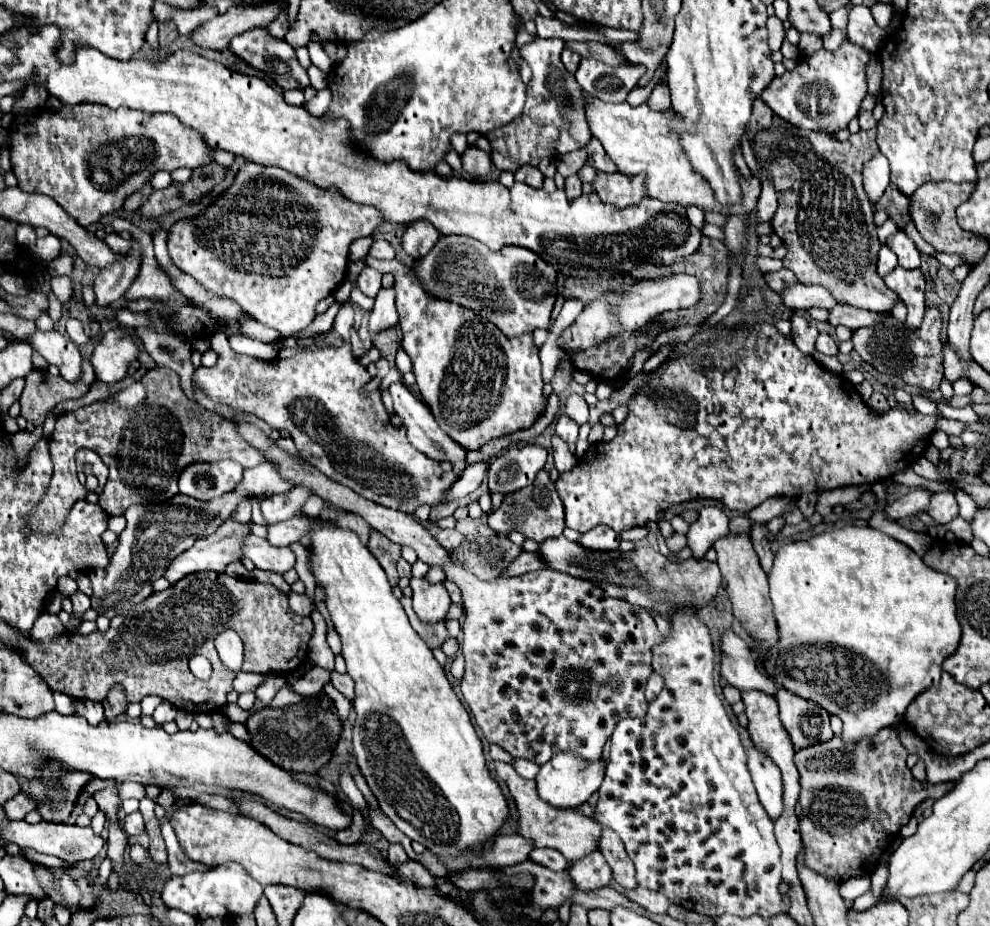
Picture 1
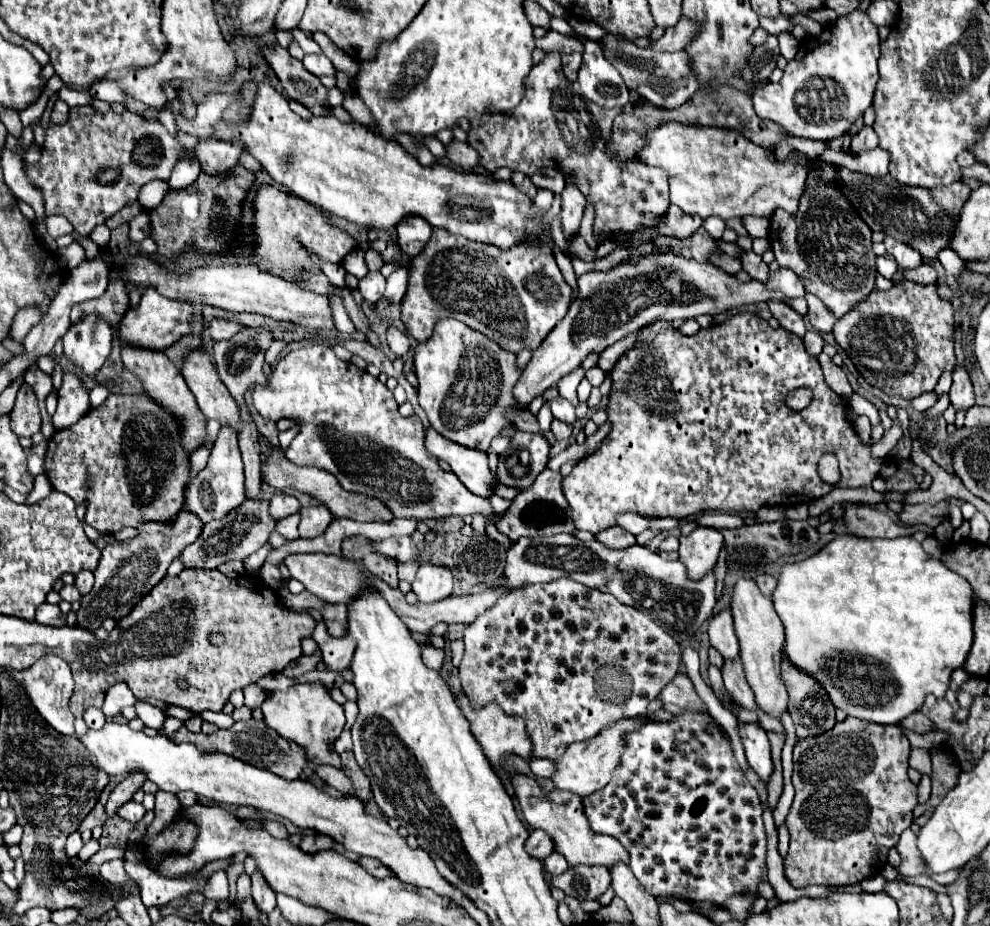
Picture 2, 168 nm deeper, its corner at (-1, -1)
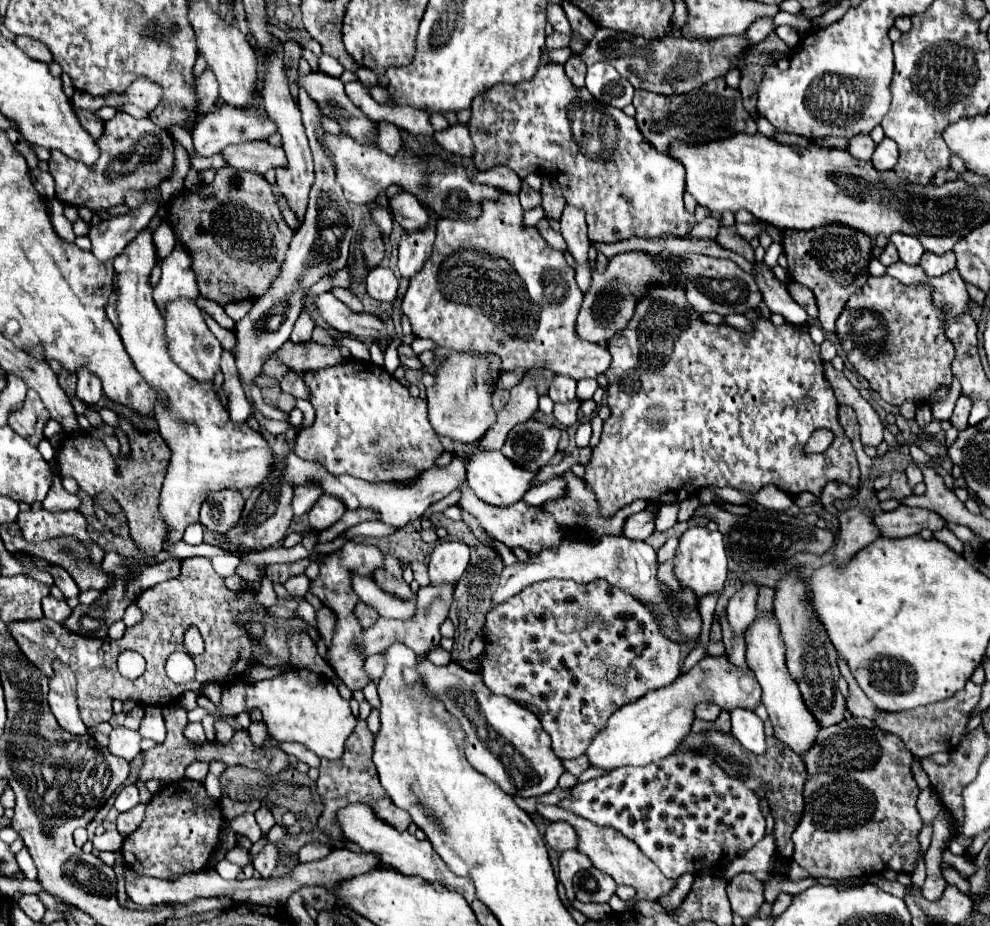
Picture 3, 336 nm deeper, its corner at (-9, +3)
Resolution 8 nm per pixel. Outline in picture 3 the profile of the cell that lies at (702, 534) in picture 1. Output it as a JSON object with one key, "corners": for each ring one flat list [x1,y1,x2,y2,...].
{"corners":[[700,526,688,528,680,538,674,564,676,564,676,578,680,580,680,584,692,588,700,598,704,594,722,590,726,582,726,548,724,548,722,534,718,530,710,532]]}

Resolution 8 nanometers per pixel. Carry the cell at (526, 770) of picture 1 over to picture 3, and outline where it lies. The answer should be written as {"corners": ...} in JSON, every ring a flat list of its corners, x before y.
{"corners":[[580,756,580,758,574,758,574,760,562,760,562,766,564,766,564,770,568,770,570,774,580,776,580,774,588,768,588,760,586,760,586,756]]}

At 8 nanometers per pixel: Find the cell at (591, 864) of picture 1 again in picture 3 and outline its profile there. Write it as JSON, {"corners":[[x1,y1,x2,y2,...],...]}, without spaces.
{"corners":[[588,868,574,876,574,892,580,902,608,902,616,890,612,876,598,872,598,868]]}

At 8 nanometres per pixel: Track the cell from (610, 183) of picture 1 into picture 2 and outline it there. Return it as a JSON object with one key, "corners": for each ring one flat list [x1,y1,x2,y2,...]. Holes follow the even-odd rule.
{"corners":[[550,52,526,76,524,96,510,114,504,114,502,120,498,120,498,114,470,120,468,144,480,154,480,166,486,168,488,172,498,170,500,166,506,166,512,172,524,172,526,176,532,176,540,168,554,168,562,172,564,180,580,188,586,200,594,206,594,236,610,238,614,232,634,232,654,224,658,226,670,206,668,172,662,172,660,168,650,168,642,164,640,158,618,162,604,152,606,142,610,140,610,134,612,134,612,122,620,112,622,110,604,110,588,102,580,94,578,82,568,82,566,76,562,74,560,56],[594,148,596,148,596,160,590,160,590,154]]}

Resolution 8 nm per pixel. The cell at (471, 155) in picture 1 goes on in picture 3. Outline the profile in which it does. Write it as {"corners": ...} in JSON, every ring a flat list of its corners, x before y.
{"corners":[[454,124,448,130,436,132,434,140,446,152,452,152,452,154,458,154,458,156,468,156,468,158,474,154,474,144,472,144,472,138,470,138,468,128,464,124]]}

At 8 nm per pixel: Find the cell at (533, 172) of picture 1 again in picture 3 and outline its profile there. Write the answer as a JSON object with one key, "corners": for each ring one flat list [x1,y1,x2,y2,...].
{"corners":[[522,182,522,190,520,190,520,204,522,204,522,208,530,210,530,208,536,208,540,202,542,202,540,192,532,190,528,184]]}

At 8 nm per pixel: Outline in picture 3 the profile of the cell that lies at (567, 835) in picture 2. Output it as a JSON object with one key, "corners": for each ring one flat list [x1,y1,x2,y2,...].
{"corners":[[538,804,536,812,538,812,540,816,544,816,546,820,552,820,552,822,562,820,562,822,572,824,572,828,574,828,576,834,578,834,578,848,576,848,576,850,582,852,582,854,586,854,598,870,610,874,610,876,616,880,616,884,634,886,636,892,638,892,638,898,658,900,662,894,666,894,668,890,672,890,672,888,676,886,676,880,668,880,666,876,662,876,662,872,660,872,646,856,642,856,640,848,638,848,632,840,628,840,622,832,618,832,618,830,614,830,614,828,608,828,608,826,592,824,590,820,580,818,580,816,576,816,574,812,562,808,562,806]]}

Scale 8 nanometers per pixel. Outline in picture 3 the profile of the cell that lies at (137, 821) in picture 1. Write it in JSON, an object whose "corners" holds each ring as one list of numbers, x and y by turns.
{"corners":[[128,784,120,790,120,794,116,796,116,810,118,812,126,812,130,808,134,808,136,804,140,804,140,794,138,794,138,786,136,784]]}

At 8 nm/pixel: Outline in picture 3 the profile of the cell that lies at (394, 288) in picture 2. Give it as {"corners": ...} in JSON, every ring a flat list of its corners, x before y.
{"corners":[[430,210,430,226,424,232,414,232,414,234,404,234,400,240,400,256,398,256,398,270,400,276,410,280,416,276,430,258,434,236,436,236,436,220,438,216]]}

